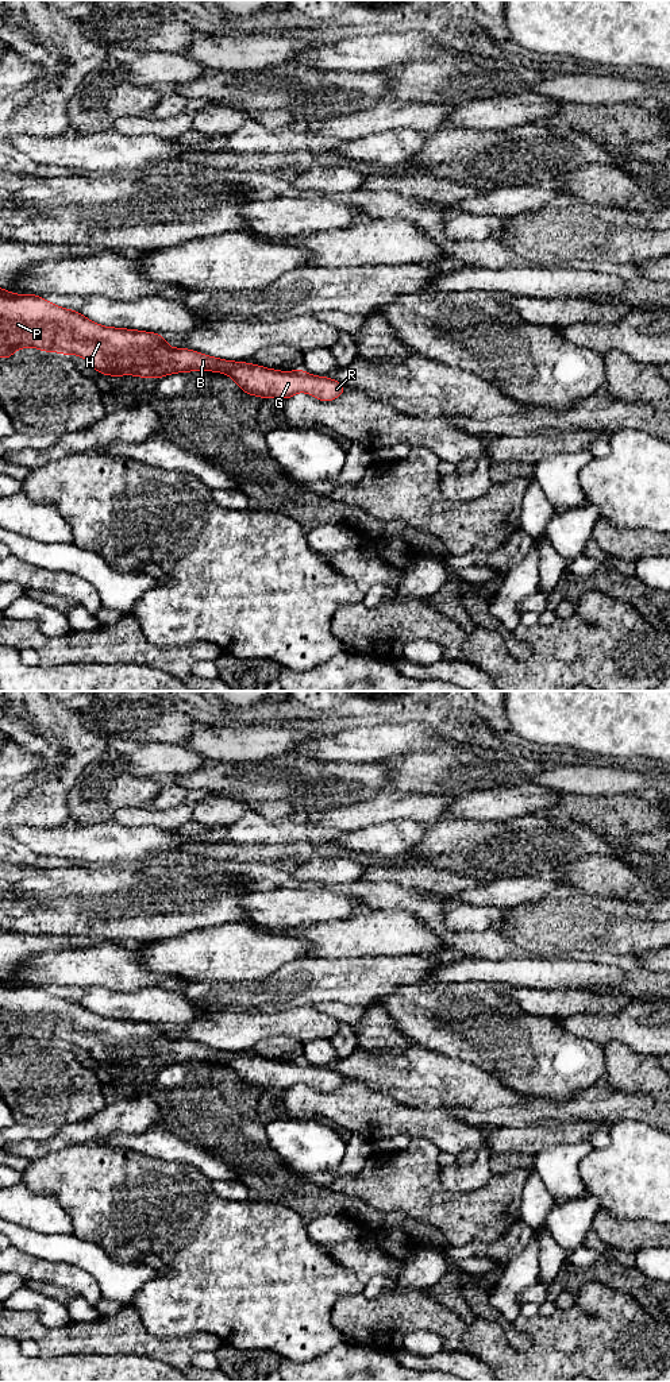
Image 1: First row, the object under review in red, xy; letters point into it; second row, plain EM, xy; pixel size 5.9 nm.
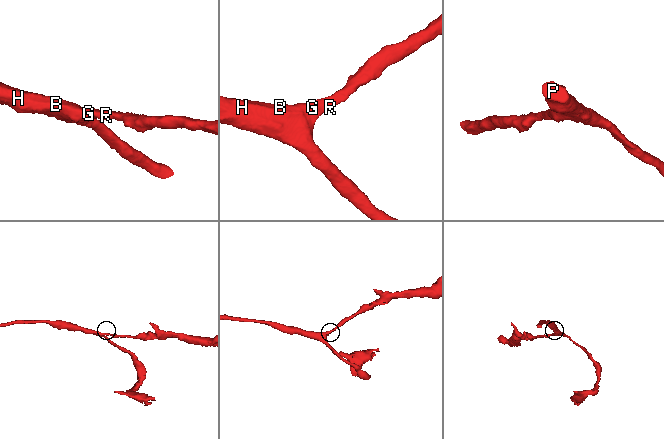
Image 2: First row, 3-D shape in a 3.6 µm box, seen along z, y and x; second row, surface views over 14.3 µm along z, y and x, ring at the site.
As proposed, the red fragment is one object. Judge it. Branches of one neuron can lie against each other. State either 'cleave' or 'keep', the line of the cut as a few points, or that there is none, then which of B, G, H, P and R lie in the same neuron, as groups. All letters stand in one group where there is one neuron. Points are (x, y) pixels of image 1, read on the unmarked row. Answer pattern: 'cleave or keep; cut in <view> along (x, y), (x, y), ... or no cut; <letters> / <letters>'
keep; no cut; B G H P R

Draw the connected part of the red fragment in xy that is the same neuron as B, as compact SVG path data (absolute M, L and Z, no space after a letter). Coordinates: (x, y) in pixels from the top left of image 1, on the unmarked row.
M0 978L0 1050L9 1050L23 1038L39 1039L43 1043L80 1046L93 1061L112 1068L136 1066L158 1070L165 1066L189 1062L215 1062L231 1068L243 1084L262 1088L289 1090L296 1084L308 1084L328 1093L340 1088L347 1080L328 1068L315 1068L305 1061L278 1062L246 1053L224 1051L188 1039L172 1039L165 1027L126 1019L103 1018L82 1007L80 1003L54 996L41 987L14 985Z

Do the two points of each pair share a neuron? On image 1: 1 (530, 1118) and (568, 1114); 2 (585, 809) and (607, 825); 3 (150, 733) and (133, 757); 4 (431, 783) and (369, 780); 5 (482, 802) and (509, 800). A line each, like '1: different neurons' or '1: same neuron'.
1: same neuron
2: same neuron
3: different neurons
4: different neurons
5: same neuron

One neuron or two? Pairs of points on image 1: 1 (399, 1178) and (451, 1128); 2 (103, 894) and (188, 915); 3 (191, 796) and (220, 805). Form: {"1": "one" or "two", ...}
{"1": "two", "2": "one", "3": "two"}

